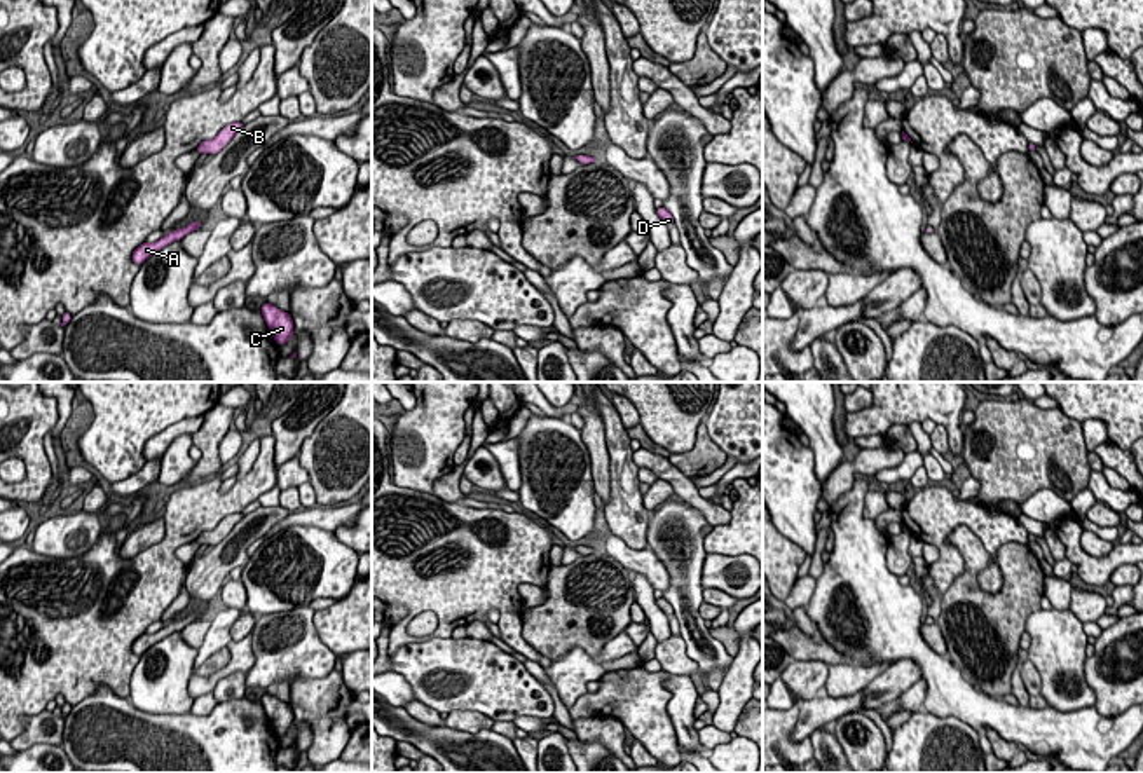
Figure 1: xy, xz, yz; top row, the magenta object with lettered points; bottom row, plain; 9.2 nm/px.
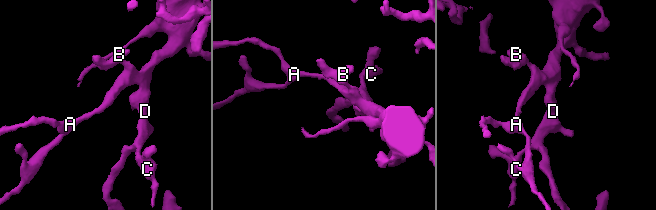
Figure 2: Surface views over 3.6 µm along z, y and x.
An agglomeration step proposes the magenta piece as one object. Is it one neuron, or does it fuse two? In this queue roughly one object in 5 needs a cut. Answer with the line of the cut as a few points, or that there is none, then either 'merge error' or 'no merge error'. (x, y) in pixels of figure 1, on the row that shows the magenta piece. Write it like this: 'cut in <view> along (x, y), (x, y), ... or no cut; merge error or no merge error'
no cut; no merge error

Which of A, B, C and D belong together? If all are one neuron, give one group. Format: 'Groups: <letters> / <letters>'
Groups: A B C D

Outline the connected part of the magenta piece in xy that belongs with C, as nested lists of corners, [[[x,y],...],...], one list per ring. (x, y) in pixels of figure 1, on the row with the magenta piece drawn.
[[[269,302],[262,305],[260,312],[264,314],[265,323],[272,337],[276,339],[277,345],[286,344],[290,337],[293,335],[293,328],[295,328],[290,314],[284,311],[279,311]]]

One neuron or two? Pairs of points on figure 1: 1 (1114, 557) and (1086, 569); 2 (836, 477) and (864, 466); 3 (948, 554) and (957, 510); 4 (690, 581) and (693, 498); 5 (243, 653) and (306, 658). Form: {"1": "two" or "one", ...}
{"1": "one", "2": "one", "3": "one", "4": "two", "5": "two"}

